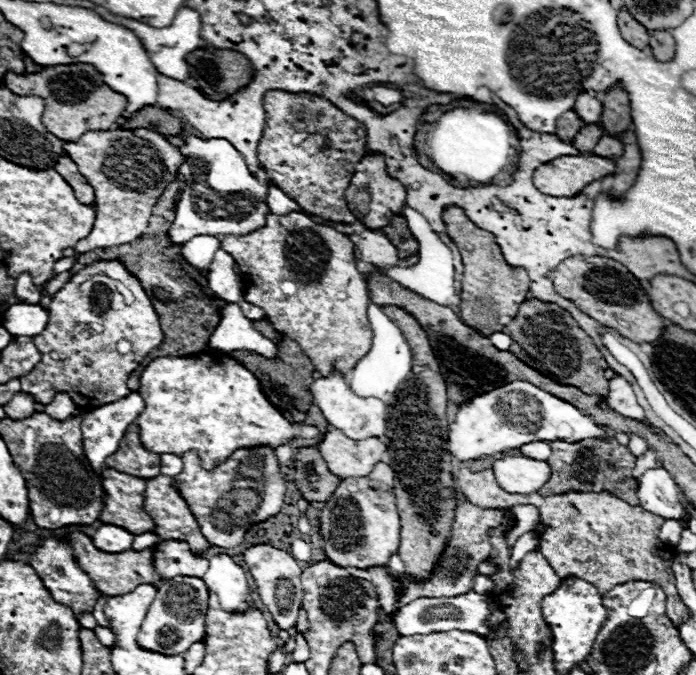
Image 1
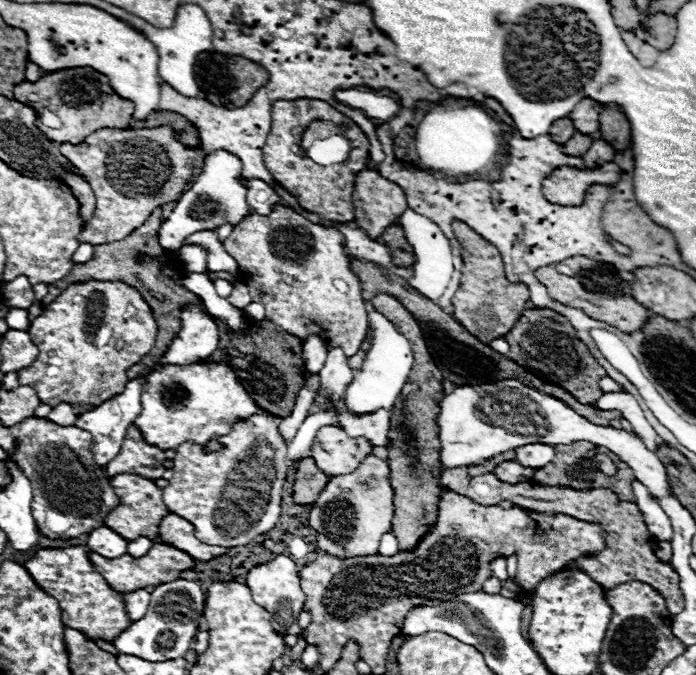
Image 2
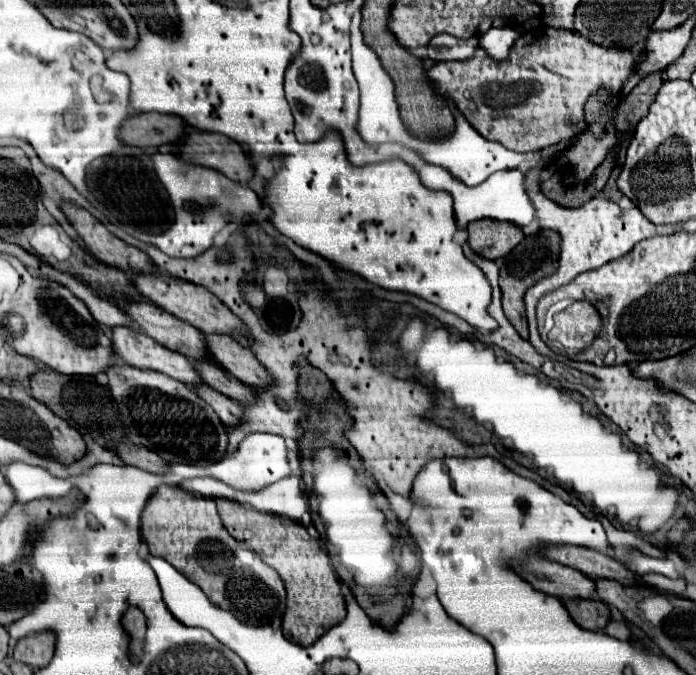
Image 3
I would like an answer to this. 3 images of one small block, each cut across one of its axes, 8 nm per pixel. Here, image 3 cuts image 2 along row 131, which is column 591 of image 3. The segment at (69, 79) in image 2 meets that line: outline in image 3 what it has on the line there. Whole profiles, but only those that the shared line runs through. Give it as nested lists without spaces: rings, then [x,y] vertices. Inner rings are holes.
[[[538,26],[516,40],[510,58],[504,62],[486,56],[486,52],[478,48],[468,60],[438,62],[428,70],[428,78],[438,86],[438,92],[448,94],[452,102],[454,94],[470,90],[476,112],[470,116],[470,110],[464,110],[460,100],[458,110],[468,116],[470,124],[482,136],[514,152],[536,152],[560,142],[570,142],[582,134],[582,130],[586,130],[586,100],[600,88],[606,88],[610,98],[618,98],[624,84],[636,74],[638,62],[644,58],[644,50],[602,48],[574,30]]]

